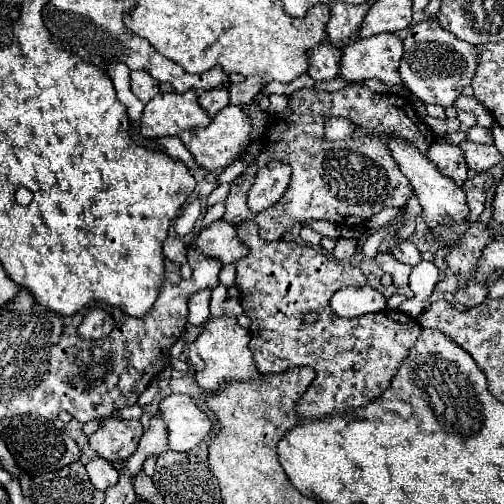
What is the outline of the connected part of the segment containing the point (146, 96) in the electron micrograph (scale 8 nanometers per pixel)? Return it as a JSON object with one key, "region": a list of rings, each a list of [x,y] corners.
{"region":[[[131,72],[131,90],[143,104],[147,104],[159,92],[159,82],[147,72]]]}

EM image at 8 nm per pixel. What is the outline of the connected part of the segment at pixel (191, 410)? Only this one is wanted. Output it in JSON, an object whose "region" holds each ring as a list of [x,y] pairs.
{"region":[[[171,394],[159,406],[169,430],[171,450],[187,452],[215,430],[215,422],[187,394]]]}

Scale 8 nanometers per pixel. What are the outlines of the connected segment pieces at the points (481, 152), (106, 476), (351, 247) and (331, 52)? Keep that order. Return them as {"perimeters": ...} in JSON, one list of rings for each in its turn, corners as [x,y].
{"perimeters":[[[[461,142],[459,146],[463,148],[467,166],[469,166],[471,170],[477,170],[477,172],[483,172],[483,170],[489,170],[489,168],[497,166],[497,164],[501,162],[501,158],[503,158],[493,144]]],[[[93,458],[85,464],[85,472],[89,474],[89,480],[91,484],[95,486],[95,490],[99,492],[105,492],[107,488],[111,488],[115,482],[117,482],[117,476],[119,472],[113,470],[113,466],[107,462],[107,460],[101,460],[101,458]]],[[[339,238],[337,246],[333,248],[331,256],[335,260],[349,260],[357,250],[357,240],[347,240],[347,238]]],[[[321,44],[315,50],[311,50],[309,54],[311,64],[307,74],[315,80],[315,82],[325,82],[325,80],[333,80],[339,76],[341,72],[341,50],[333,44]]]]}

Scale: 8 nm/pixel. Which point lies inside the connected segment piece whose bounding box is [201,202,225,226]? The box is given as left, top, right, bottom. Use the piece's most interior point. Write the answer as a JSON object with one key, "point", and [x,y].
{"point":[218,210]}

